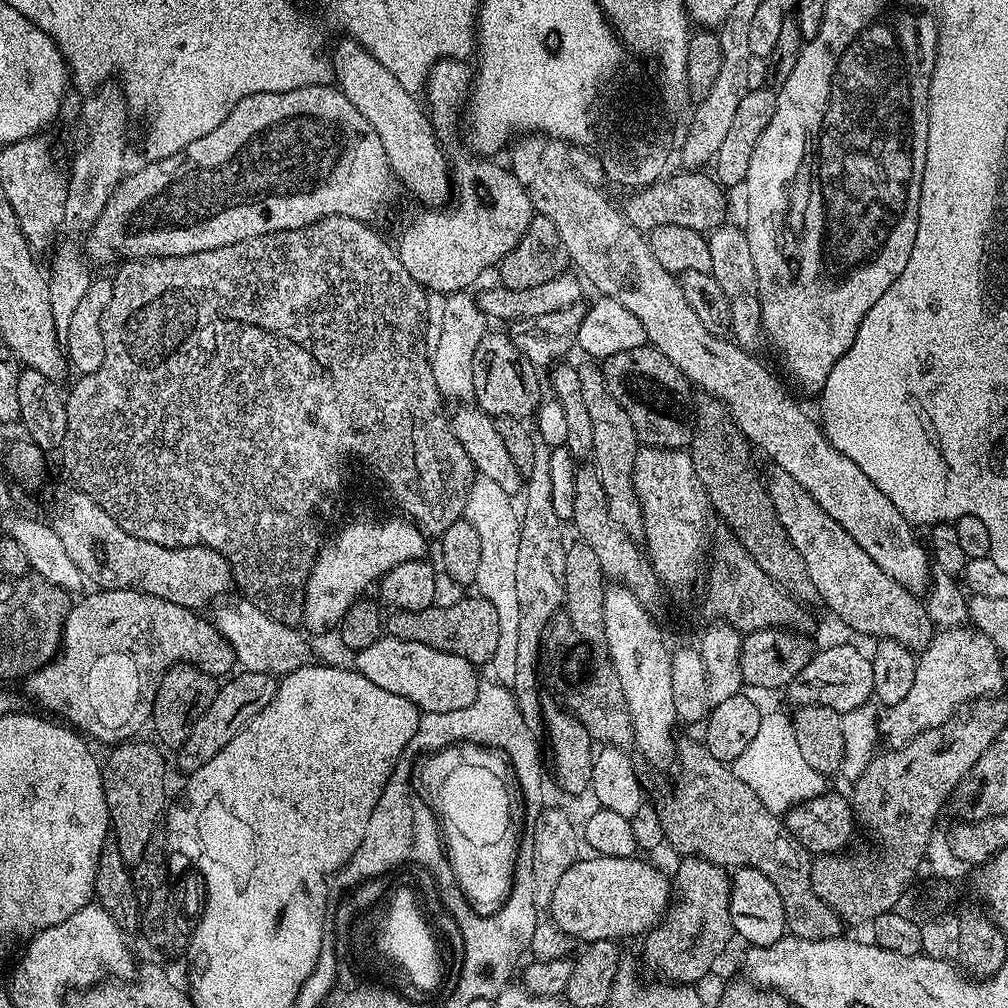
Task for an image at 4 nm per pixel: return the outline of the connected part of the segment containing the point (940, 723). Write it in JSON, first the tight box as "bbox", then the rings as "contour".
{"bbox":[879,626,1006,749],"contour":[[[972,626],[937,631],[927,648],[919,653],[914,682],[906,698],[879,717],[879,735],[883,743],[884,740],[888,743],[889,749],[900,748],[926,730],[943,728],[959,713],[956,711],[963,704],[995,697],[1003,693],[1000,692],[1003,688],[1006,688],[1006,682],[1002,678],[1002,656],[986,634]]]}

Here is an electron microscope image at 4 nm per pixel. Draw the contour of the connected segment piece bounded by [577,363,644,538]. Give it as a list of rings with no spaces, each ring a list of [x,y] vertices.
[[[580,364],[577,372],[581,380],[584,380],[584,388],[588,392],[582,392],[582,399],[586,402],[586,410],[590,413],[590,422],[594,426],[594,446],[592,447],[591,463],[596,469],[598,478],[602,482],[604,502],[608,506],[608,516],[618,527],[624,529],[633,538],[643,537],[644,515],[640,509],[640,503],[634,490],[632,471],[634,470],[634,458],[638,451],[638,437],[634,422],[630,422],[630,414],[618,406],[614,394],[600,392],[600,388],[607,388],[604,371],[598,365]]]

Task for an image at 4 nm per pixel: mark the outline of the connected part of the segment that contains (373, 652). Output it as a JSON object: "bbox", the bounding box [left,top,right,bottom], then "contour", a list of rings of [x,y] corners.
{"bbox":[354,634,482,713],"contour":[[[387,634],[381,635],[374,646],[366,646],[355,653],[354,660],[355,671],[370,678],[374,686],[382,686],[382,690],[390,690],[390,694],[406,698],[421,713],[462,710],[474,703],[476,691],[482,683],[481,677],[476,677],[477,665],[466,658],[434,650],[422,642],[406,642]]]}

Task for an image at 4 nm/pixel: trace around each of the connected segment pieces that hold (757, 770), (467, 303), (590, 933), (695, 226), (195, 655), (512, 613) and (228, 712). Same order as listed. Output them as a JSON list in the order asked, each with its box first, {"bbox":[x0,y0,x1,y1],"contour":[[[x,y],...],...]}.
[{"bbox":[730,711,826,814],"contour":[[[765,711],[760,717],[754,742],[750,742],[750,746],[746,746],[746,750],[731,761],[730,767],[738,779],[746,782],[746,786],[750,786],[750,790],[762,798],[762,806],[777,814],[787,813],[793,806],[812,800],[815,796],[823,796],[826,791],[825,777],[814,770],[814,766],[810,766],[802,755],[798,738],[794,738],[791,715],[787,711]]]},{"bbox":[430,291,490,402],"contour":[[[471,291],[454,292],[448,296],[446,314],[442,317],[442,335],[436,344],[431,345],[430,359],[434,382],[438,386],[441,397],[449,401],[468,402],[474,397],[474,350],[478,350],[478,342],[482,342],[484,333],[489,331],[490,324],[480,308],[480,301]]]},{"bbox":[547,854,674,942],"contour":[[[591,854],[578,858],[558,878],[547,911],[551,920],[576,942],[593,940],[619,941],[620,936],[643,937],[664,919],[674,888],[656,868],[644,860],[630,856],[602,856]]]},{"bbox":[622,170,727,234],"contour":[[[684,170],[667,178],[661,177],[645,188],[637,189],[622,203],[624,216],[642,233],[652,232],[658,226],[681,226],[705,234],[727,221],[727,193],[713,177],[698,173],[698,170]]]},{"bbox":[23,588,236,746],"contour":[[[133,588],[92,590],[89,596],[83,596],[73,603],[64,619],[64,639],[56,659],[27,676],[23,681],[23,695],[28,695],[34,703],[53,712],[48,714],[59,718],[85,737],[93,741],[101,740],[107,746],[133,739],[139,733],[136,731],[151,721],[152,703],[160,678],[176,663],[192,664],[198,670],[217,678],[227,677],[233,671],[236,655],[230,642],[216,629],[215,623],[209,619],[203,620],[200,617],[203,615],[193,609],[166,602],[154,594],[136,592]]]},{"bbox":[463,475,520,686],"contour":[[[477,475],[472,482],[472,489],[466,498],[463,519],[474,526],[478,539],[482,541],[482,563],[478,565],[478,578],[475,591],[483,596],[498,614],[498,650],[494,650],[490,669],[495,683],[510,686],[514,674],[518,674],[518,585],[517,563],[518,542],[520,541],[520,516],[518,508],[512,505],[513,497],[490,482],[490,478]]]},{"bbox":[178,670,278,774],"contour":[[[240,670],[224,683],[219,685],[214,702],[210,702],[206,714],[198,718],[198,722],[194,722],[188,741],[178,749],[180,768],[184,774],[191,774],[206,766],[206,762],[210,762],[210,758],[214,758],[214,754],[218,754],[218,750],[222,750],[222,746],[226,746],[230,738],[234,738],[234,734],[241,732],[259,712],[266,710],[266,706],[274,702],[278,680],[270,674]]]}]

